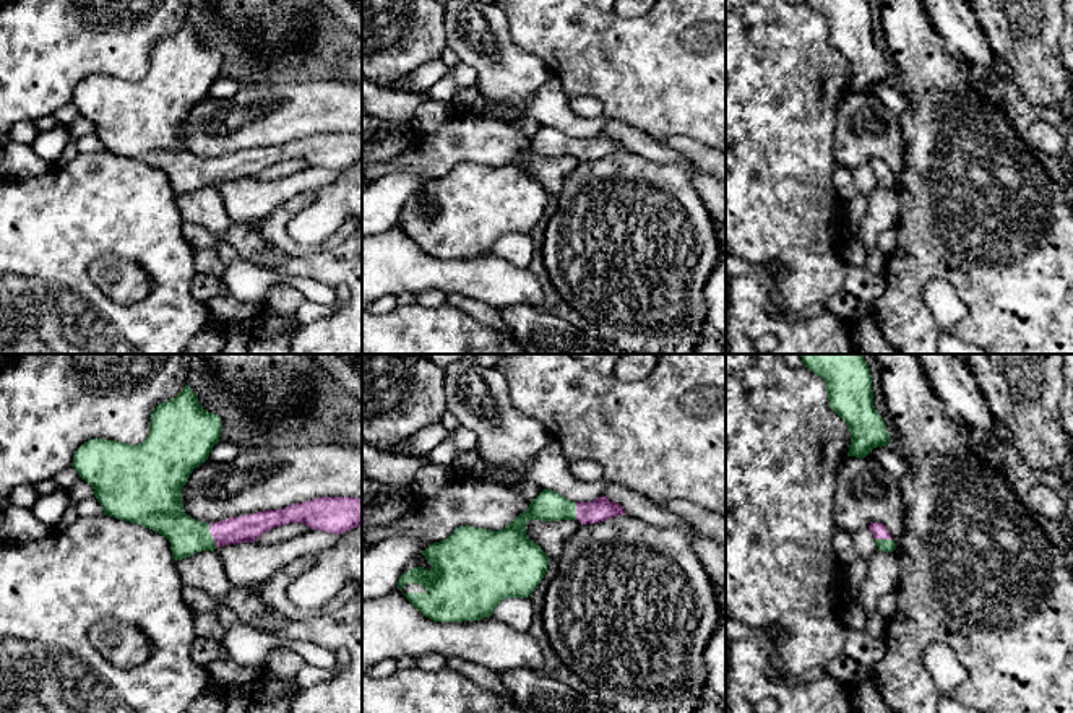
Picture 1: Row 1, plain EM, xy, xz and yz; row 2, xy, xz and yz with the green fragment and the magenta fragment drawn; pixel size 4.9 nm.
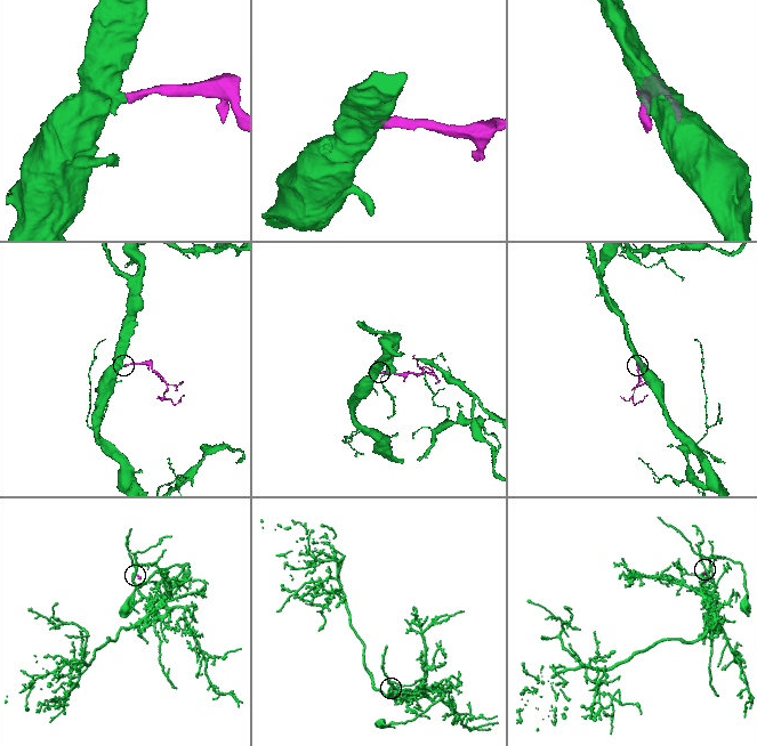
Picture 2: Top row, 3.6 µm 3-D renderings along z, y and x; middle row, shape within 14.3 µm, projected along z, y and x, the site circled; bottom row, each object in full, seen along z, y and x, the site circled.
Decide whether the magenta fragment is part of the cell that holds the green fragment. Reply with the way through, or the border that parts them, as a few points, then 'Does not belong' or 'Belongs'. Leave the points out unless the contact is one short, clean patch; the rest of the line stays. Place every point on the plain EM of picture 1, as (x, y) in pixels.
Path across: xy (164, 150), (185, 171), (210, 171), (234, 166). Belongs

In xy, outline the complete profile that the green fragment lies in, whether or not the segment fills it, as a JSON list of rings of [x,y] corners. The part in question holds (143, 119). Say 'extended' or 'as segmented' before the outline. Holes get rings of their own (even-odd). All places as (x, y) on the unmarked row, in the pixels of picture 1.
extended; [[[183,26],[151,49],[149,70],[138,81],[117,76],[91,75],[73,93],[71,102],[94,125],[104,151],[143,161],[170,179],[174,197],[187,195],[201,187],[239,179],[253,179],[263,169],[287,159],[304,159],[312,166],[333,171],[346,169],[362,161],[362,135],[318,133],[281,146],[263,146],[253,151],[231,153],[216,159],[203,159],[185,149],[182,125],[196,102],[205,99],[222,67],[221,54],[208,49],[198,39],[195,28]]]

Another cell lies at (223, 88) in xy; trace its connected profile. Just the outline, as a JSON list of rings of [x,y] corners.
[[[219,76],[213,86],[209,88],[208,97],[216,101],[231,99],[237,94],[242,84],[239,84],[234,78]]]

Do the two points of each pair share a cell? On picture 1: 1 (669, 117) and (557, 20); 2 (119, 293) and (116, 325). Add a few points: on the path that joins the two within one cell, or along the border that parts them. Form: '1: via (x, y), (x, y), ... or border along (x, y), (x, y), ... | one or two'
1: via (642, 90), (606, 54), (596, 54), (585, 43) | one
2: border along (90, 278), (124, 304), (150, 293) | two

